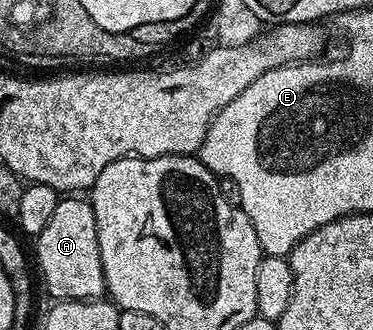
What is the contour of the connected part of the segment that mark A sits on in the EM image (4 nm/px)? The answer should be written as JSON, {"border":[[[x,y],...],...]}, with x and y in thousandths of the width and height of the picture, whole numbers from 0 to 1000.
{"border":[[[177,591],[158,606],[147,645],[139,652],[139,664],[129,673],[129,688],[118,688],[118,700],[97,724],[97,742],[102,742],[102,803],[97,791],[97,815],[113,824],[113,852],[123,861],[129,885],[145,897],[145,906],[164,906],[169,912],[247,912],[271,903],[284,888],[284,861],[279,858],[279,809],[268,797],[268,736],[263,733],[263,703],[257,700],[257,652],[247,639],[239,606],[223,603],[220,609],[209,591]]]}

